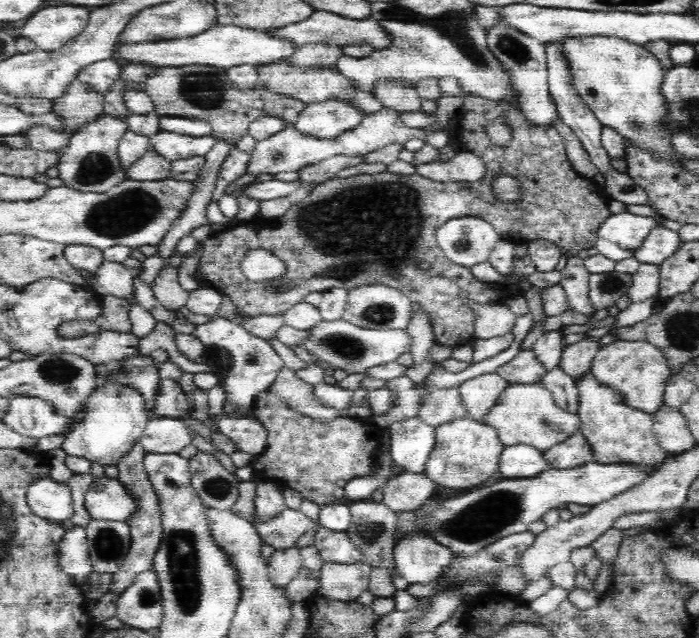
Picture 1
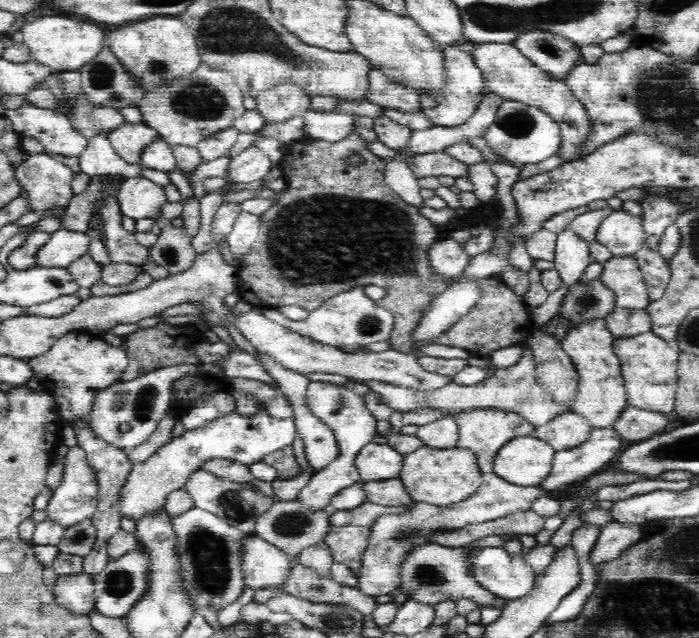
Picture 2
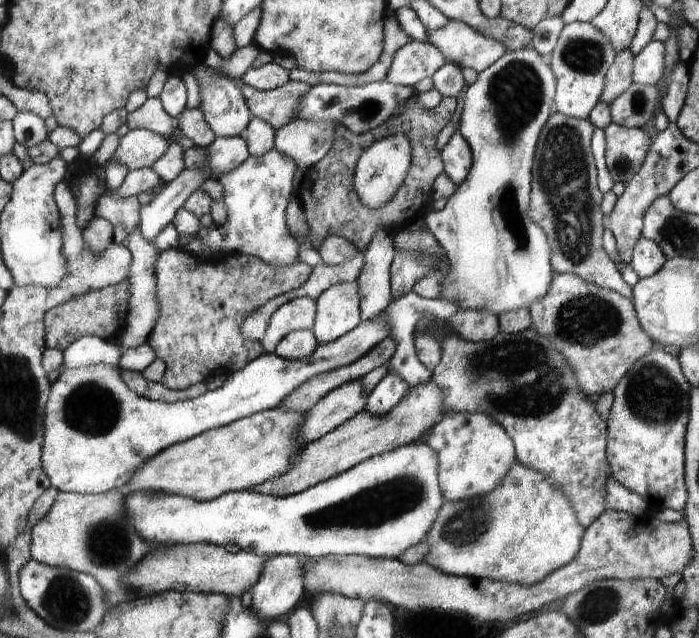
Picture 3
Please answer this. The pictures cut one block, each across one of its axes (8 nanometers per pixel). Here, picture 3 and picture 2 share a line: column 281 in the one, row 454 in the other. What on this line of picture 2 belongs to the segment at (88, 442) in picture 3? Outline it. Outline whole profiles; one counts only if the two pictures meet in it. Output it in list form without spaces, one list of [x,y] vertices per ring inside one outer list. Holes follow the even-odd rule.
[[[372,441],[360,449],[355,456],[355,467],[362,482],[388,480],[401,475],[405,454],[398,452],[393,445]]]

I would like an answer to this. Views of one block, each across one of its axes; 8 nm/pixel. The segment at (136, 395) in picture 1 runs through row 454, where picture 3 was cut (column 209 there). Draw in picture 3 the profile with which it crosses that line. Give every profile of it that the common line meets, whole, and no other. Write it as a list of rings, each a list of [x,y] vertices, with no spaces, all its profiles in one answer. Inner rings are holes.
[[[202,65],[191,70],[198,81],[202,95],[202,103],[198,108],[203,112],[206,122],[217,137],[238,136],[246,131],[252,117],[240,83],[226,75],[211,74],[207,68]]]

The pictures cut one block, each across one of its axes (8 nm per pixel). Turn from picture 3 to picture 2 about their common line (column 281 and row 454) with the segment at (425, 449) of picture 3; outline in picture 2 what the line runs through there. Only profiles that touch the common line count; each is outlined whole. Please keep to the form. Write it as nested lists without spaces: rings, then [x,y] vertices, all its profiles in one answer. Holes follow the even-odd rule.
[[[520,436],[504,444],[493,462],[493,472],[523,487],[538,487],[550,476],[556,450],[536,436]]]

